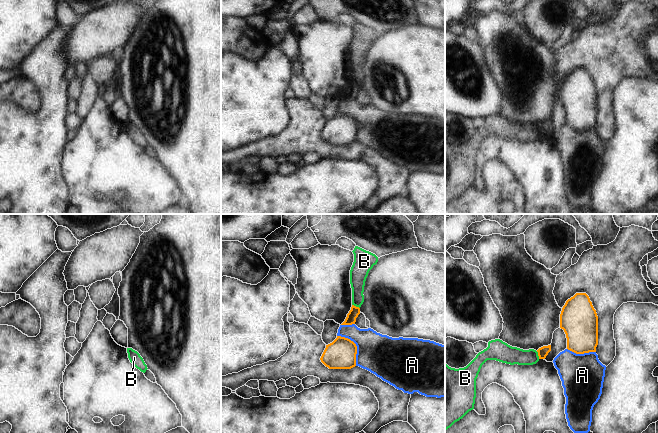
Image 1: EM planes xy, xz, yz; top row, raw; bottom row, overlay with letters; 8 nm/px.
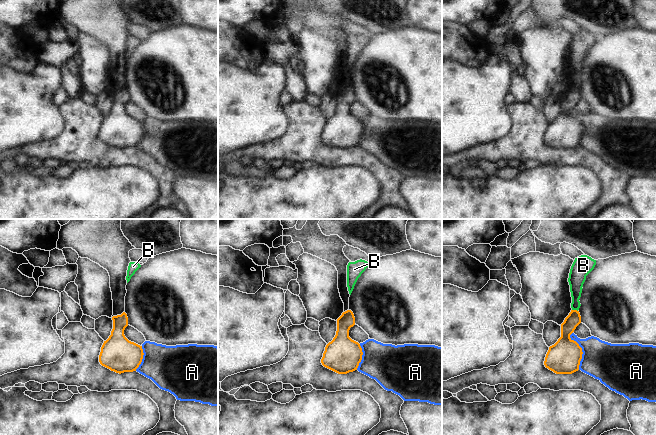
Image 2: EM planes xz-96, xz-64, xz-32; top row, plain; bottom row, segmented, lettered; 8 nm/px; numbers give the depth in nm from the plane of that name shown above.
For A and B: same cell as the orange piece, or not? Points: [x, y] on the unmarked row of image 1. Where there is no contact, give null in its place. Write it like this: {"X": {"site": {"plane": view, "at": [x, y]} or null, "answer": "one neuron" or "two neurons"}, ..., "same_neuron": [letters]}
{"A": {"site": {"plane": "xz", "at": [356, 122]}, "answer": "two neurons"}, "B": {"site": {"plane": "xz", "at": [355, 82]}, "answer": "two neurons"}, "same_neuron": []}

